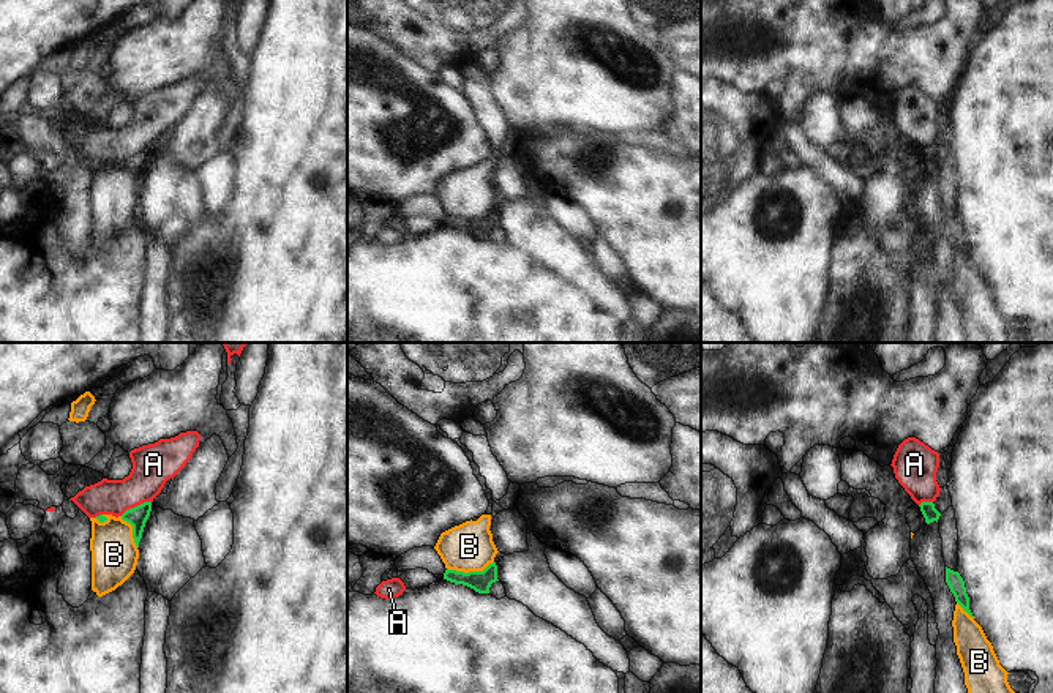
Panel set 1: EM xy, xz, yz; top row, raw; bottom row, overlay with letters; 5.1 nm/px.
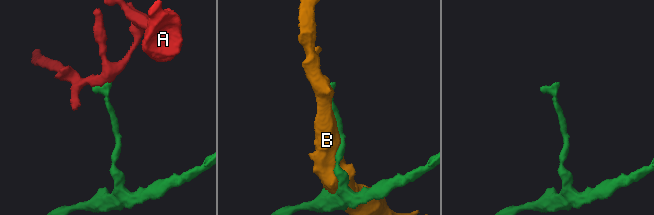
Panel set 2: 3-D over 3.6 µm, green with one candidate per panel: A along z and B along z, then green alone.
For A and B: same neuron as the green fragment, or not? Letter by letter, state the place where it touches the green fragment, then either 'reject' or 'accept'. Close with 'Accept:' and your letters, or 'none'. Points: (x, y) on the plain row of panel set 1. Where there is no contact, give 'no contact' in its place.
A: xy (134, 153) | reject
B: xz (469, 218) | reject
Accept: none

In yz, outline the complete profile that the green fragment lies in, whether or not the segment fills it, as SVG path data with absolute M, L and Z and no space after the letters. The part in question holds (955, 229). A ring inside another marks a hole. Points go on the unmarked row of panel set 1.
M946 213L946 229L954 240L955 248L963 254L963 257L974 264L969 256L969 243L966 240L965 227L960 219Z

